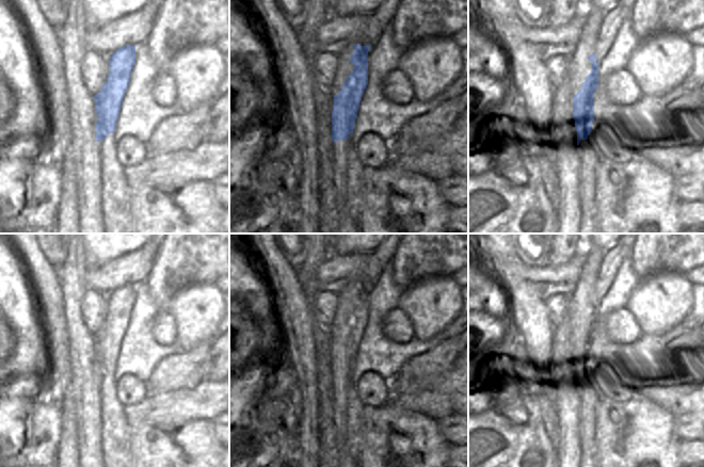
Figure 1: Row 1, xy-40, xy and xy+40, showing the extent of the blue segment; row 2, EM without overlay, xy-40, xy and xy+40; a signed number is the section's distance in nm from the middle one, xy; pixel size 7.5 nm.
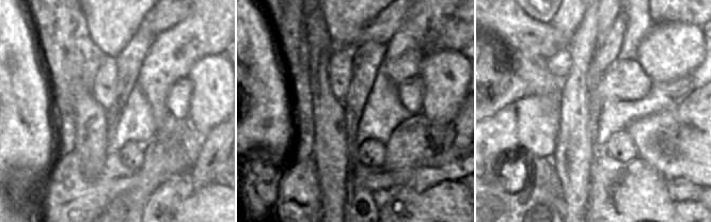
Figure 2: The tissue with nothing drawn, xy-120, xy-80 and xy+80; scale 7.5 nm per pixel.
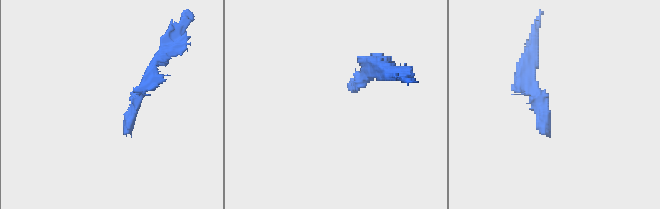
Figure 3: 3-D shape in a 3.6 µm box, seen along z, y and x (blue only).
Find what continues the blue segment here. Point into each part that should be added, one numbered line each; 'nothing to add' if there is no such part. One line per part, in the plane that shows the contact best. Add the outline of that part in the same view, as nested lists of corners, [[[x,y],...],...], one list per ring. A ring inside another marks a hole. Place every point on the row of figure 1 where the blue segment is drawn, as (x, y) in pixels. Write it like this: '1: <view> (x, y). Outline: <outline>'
nothing to add.

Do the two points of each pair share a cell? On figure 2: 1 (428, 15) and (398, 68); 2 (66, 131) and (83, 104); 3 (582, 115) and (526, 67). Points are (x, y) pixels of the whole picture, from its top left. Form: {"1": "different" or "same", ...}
{"1": "same", "2": "different", "3": "different"}

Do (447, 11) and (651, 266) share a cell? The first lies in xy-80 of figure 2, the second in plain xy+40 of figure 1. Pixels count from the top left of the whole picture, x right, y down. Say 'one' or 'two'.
one

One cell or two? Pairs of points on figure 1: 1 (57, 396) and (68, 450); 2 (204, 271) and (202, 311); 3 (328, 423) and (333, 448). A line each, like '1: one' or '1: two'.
1: one
2: two
3: one

